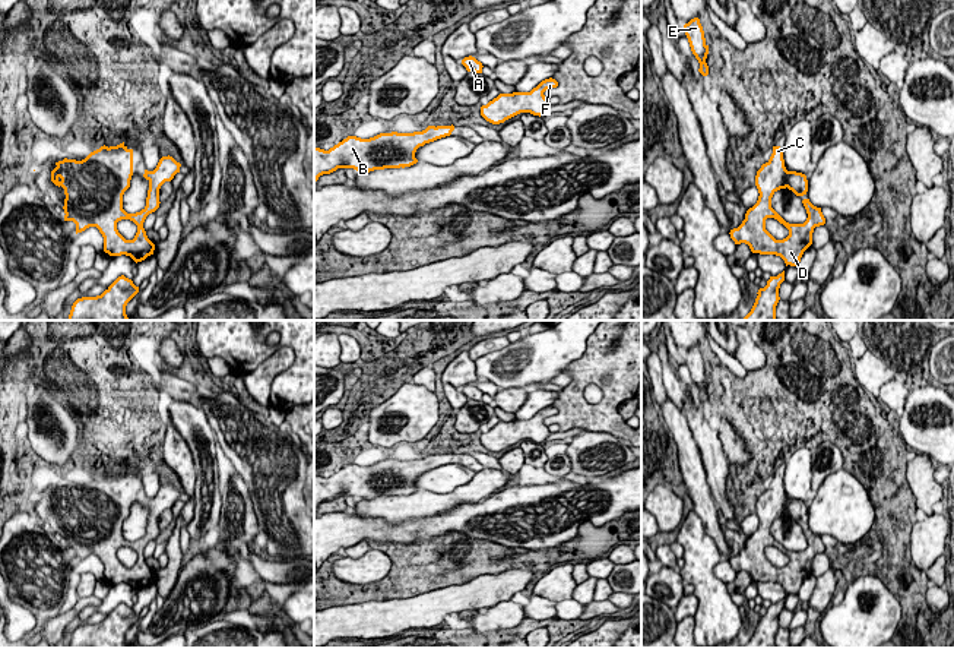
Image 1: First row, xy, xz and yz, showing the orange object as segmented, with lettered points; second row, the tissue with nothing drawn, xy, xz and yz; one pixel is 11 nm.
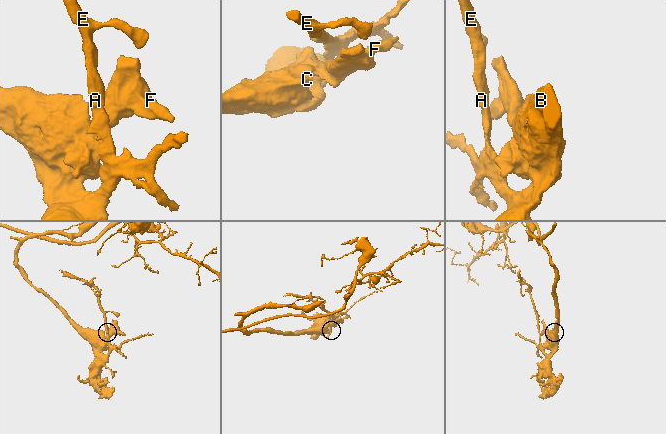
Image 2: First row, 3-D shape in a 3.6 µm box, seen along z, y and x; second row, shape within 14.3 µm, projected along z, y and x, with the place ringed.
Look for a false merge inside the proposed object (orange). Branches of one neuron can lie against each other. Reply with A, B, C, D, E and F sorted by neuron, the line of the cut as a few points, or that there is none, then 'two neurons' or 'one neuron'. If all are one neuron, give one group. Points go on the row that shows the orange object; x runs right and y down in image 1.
A B C D E F; no cut; one neuron

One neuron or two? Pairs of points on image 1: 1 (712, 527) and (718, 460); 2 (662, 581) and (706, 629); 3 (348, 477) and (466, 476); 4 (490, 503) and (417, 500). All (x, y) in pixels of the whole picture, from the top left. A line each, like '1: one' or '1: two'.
1: one
2: two
3: two
4: two

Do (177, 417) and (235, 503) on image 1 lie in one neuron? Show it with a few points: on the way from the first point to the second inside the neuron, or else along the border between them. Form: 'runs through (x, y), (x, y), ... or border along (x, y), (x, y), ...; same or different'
runs through (195, 441), (203, 451), (206, 484), (212, 490); same

